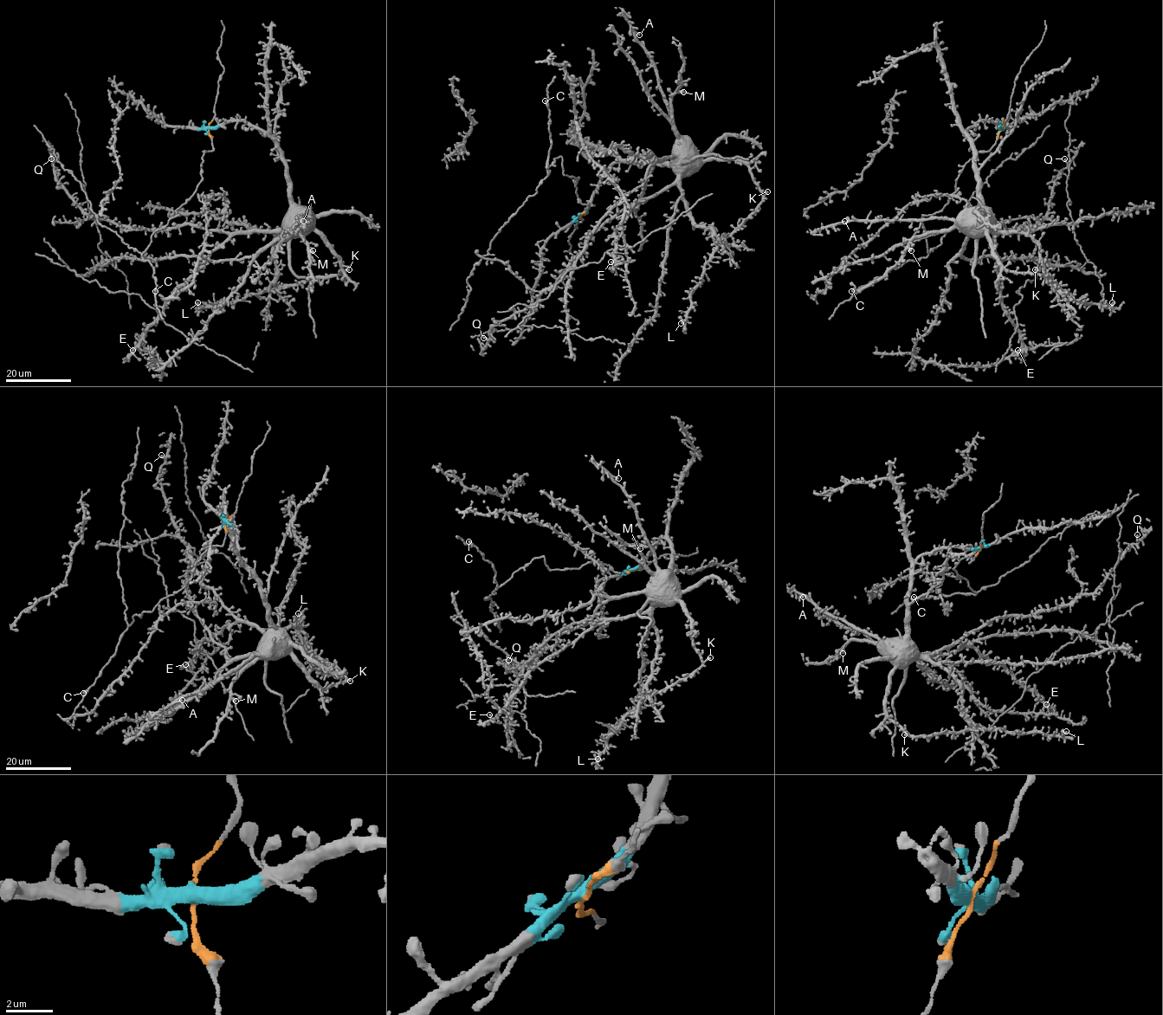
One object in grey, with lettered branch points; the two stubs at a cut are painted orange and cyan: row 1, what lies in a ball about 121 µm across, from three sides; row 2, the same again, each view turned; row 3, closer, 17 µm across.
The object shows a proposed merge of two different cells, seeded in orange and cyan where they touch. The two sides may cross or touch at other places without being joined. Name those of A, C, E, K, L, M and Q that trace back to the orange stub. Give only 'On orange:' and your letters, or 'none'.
On orange: C

